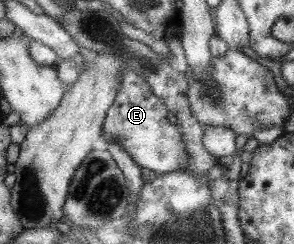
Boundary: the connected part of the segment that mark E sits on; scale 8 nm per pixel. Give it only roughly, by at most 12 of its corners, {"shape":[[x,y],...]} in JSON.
{"shape":[[123,73],[104,134],[158,175],[186,167],[181,130]]}

